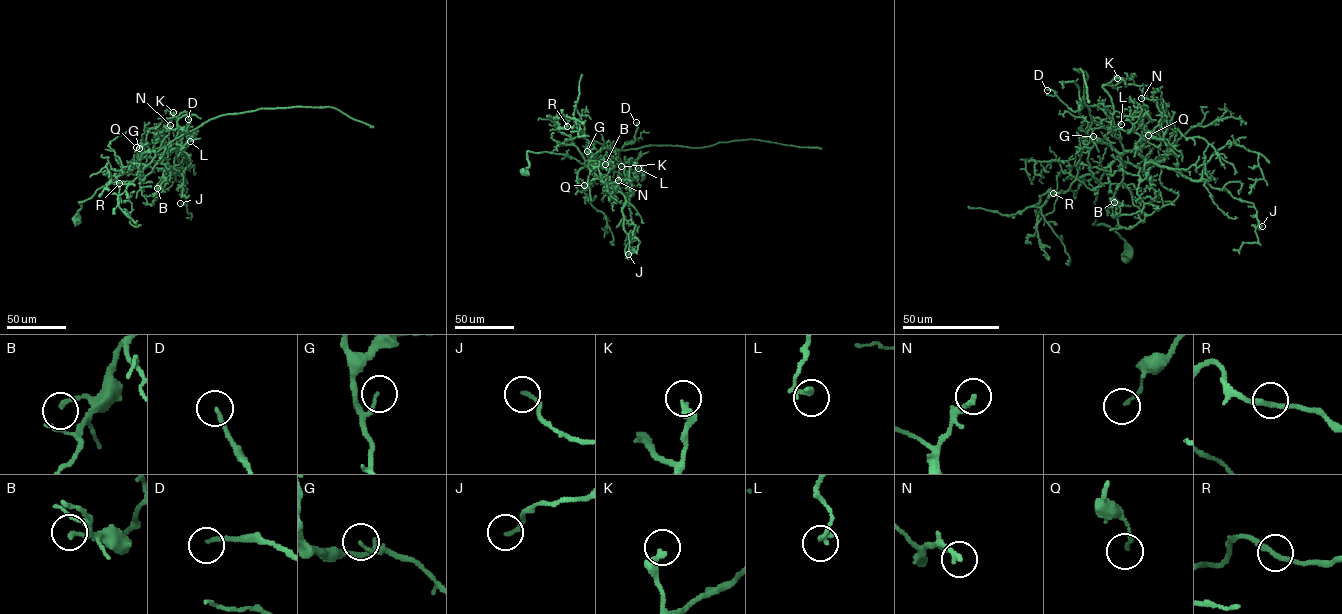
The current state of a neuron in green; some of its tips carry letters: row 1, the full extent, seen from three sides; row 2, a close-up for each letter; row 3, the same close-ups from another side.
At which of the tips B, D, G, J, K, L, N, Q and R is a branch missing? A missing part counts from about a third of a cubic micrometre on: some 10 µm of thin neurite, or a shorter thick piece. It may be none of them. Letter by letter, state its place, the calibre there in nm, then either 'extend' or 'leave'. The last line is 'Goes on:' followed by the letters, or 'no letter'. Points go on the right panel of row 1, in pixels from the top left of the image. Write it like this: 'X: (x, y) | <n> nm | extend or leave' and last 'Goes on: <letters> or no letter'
B: (1114, 202) | 190 nm | leave
D: (1047, 90) | 170 nm | leave
G: (1093, 136) | 110 nm | leave
J: (1262, 226) | 170 nm | leave
K: (1117, 78) | 320 nm | leave
L: (1121, 124) | 240 nm | leave
N: (1141, 98) | 240 nm | leave
Q: (1148, 135) | 120 nm | leave
R: (1053, 193) | 200 nm | leave
Goes on: no letter

